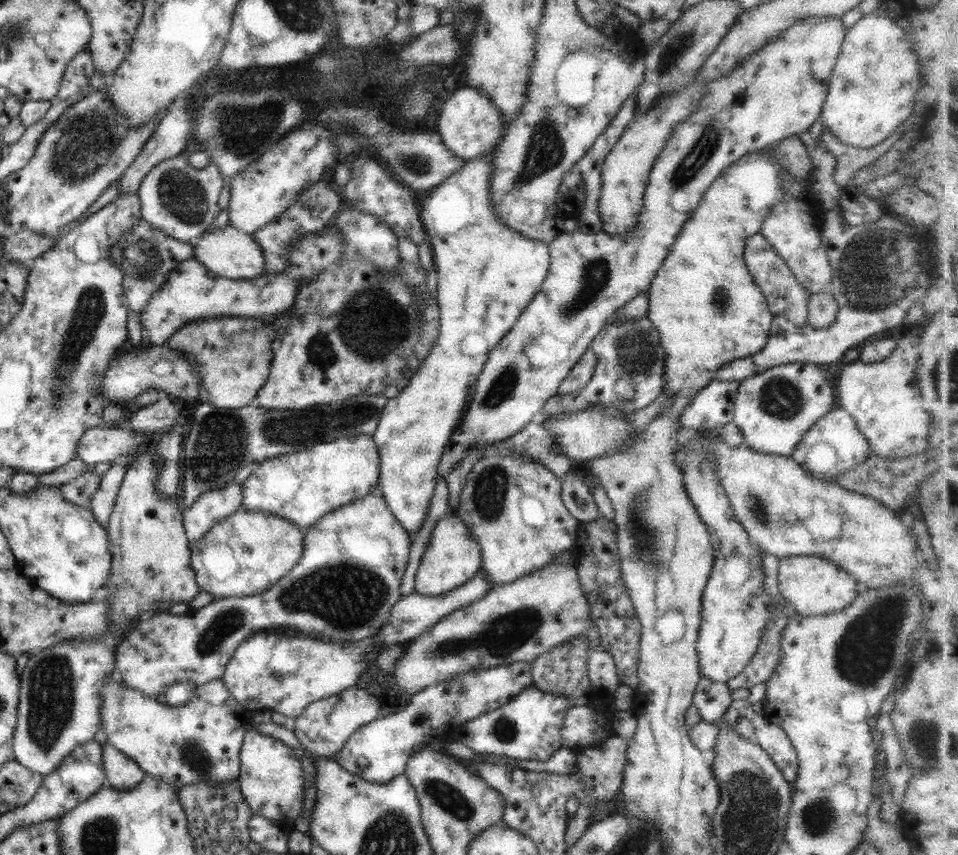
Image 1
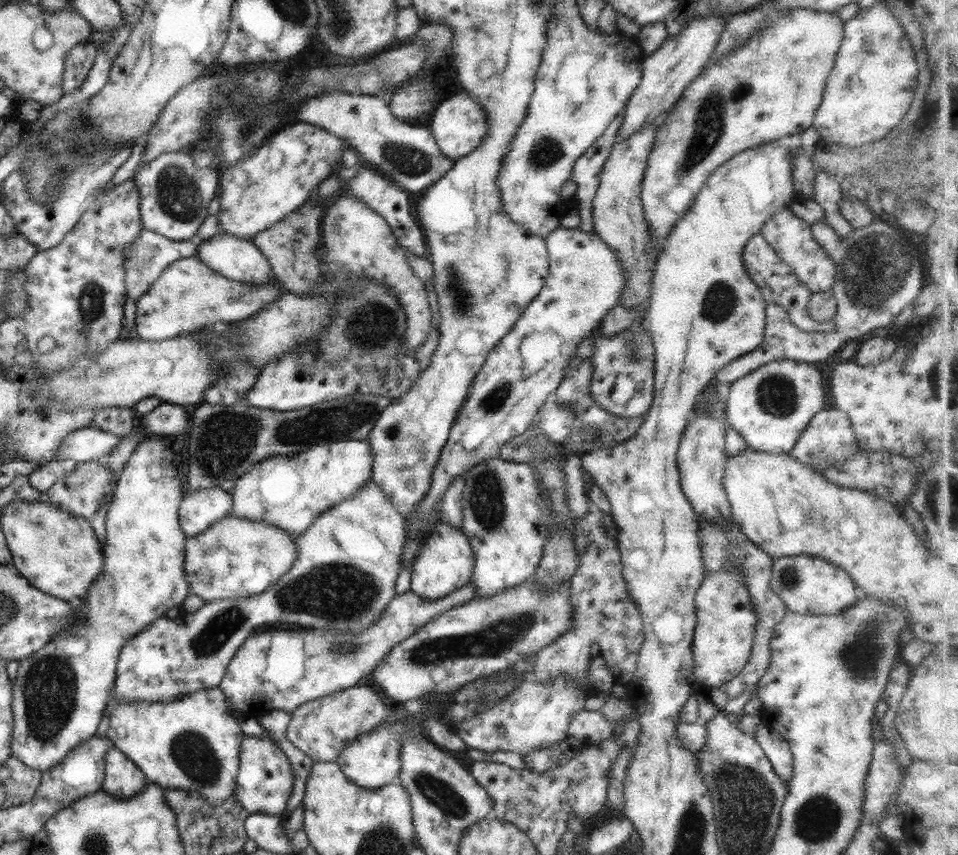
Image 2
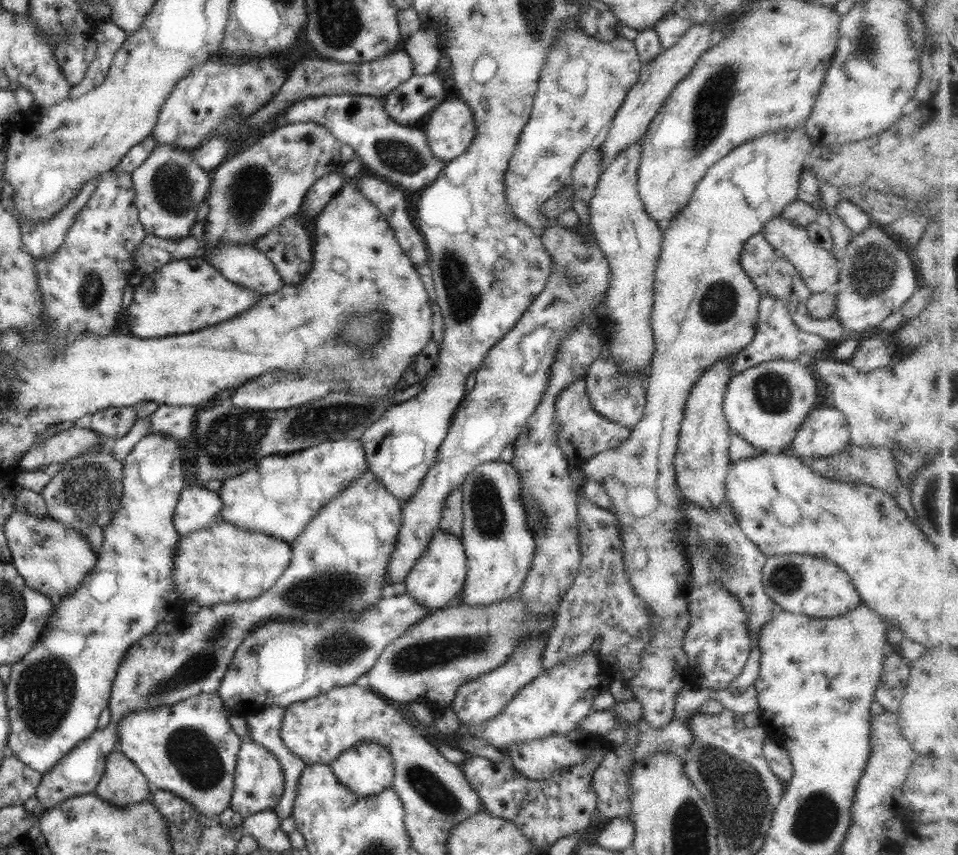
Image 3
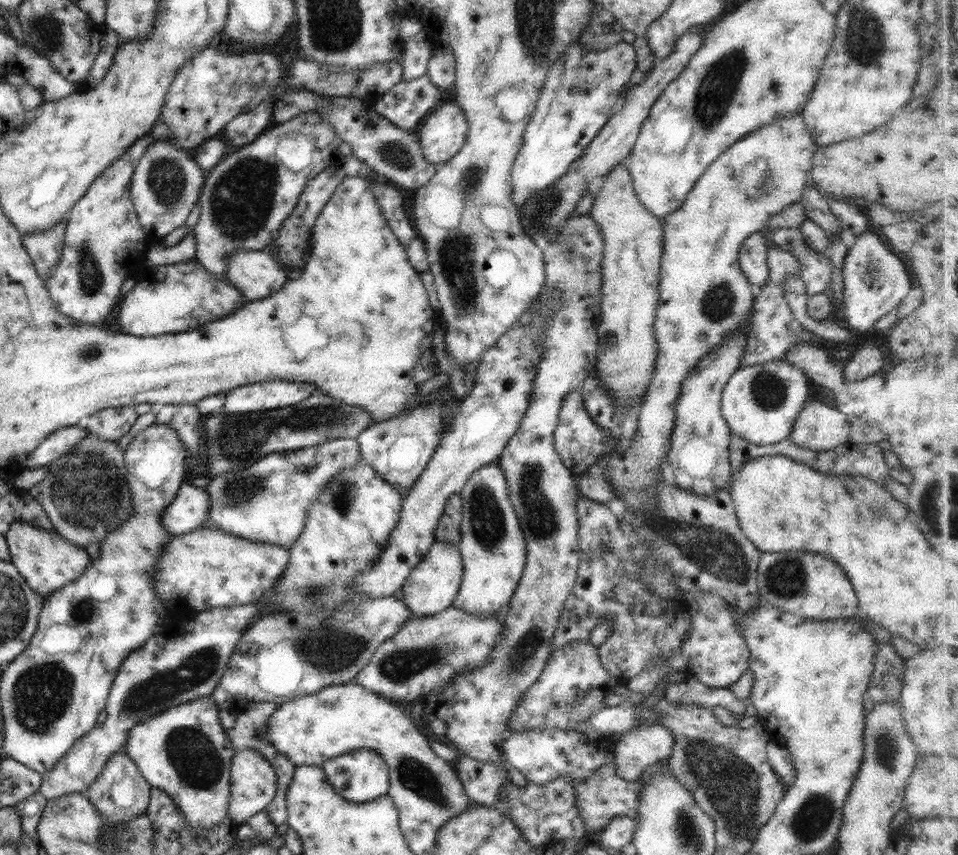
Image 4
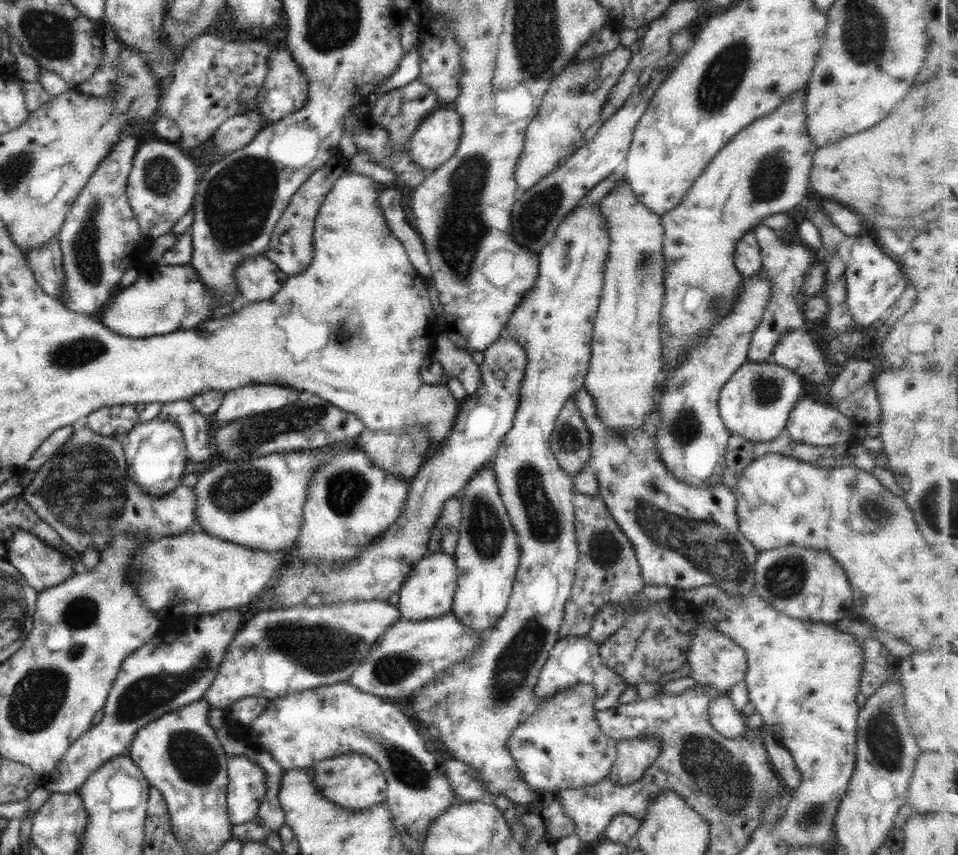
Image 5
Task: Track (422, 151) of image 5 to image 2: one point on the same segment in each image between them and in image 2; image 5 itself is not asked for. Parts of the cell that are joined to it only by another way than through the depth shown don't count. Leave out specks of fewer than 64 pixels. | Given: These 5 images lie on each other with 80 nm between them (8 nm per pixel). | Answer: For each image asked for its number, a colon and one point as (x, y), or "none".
2: (458, 124)
3: (450, 129)
4: (444, 132)

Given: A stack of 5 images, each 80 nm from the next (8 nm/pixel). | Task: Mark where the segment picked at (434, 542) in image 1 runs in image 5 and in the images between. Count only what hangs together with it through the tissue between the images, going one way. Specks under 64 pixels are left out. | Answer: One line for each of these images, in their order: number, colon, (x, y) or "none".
2: (445, 563)
3: (438, 576)
4: (433, 584)
5: (428, 592)

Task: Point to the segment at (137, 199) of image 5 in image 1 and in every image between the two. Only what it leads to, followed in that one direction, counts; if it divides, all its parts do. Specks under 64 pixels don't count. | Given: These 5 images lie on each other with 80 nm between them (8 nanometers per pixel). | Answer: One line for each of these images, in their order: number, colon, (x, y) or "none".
1: (181, 201)
2: (174, 193)
3: (169, 186)
4: (166, 184)

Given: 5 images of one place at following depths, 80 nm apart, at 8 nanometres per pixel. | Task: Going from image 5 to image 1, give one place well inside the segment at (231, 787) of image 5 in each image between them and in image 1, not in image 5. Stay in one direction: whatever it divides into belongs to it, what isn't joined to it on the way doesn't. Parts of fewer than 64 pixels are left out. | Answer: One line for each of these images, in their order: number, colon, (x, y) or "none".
1: (271, 778)
2: (265, 780)
3: (258, 785)
4: (253, 781)

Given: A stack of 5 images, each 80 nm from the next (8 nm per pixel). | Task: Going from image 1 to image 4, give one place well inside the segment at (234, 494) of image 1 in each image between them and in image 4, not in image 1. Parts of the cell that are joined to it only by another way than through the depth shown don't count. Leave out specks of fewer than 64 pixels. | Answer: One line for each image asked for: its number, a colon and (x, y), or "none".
2: (197, 510)
3: (198, 507)
4: (188, 509)

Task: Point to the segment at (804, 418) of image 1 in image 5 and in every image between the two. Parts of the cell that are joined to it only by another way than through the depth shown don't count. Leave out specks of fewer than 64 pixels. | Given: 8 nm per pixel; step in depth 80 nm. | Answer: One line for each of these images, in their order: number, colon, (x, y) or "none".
2: (770, 407)
3: (766, 405)
4: (760, 403)
5: (755, 403)

